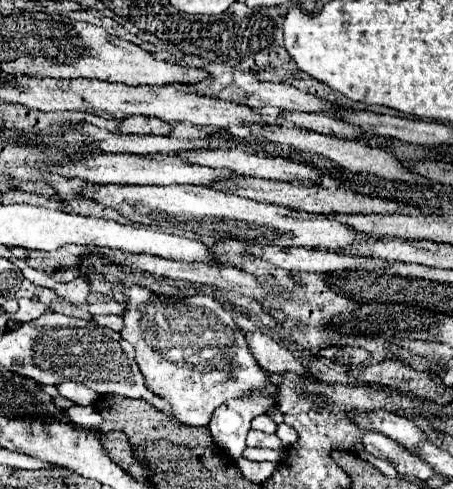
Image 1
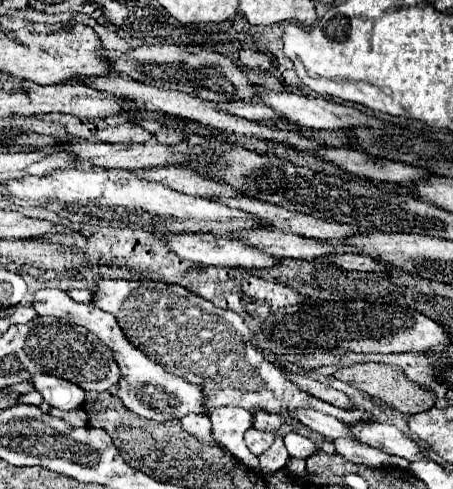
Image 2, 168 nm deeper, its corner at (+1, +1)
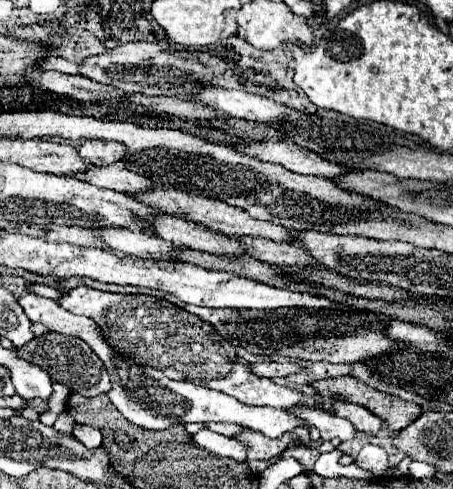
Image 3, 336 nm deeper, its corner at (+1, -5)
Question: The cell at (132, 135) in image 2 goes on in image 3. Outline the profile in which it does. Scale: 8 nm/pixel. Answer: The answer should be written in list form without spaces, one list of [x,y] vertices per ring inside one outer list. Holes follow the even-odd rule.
[[[84,141],[78,149],[78,155],[94,165],[112,165],[122,159],[126,151],[122,151],[122,143],[102,143],[96,141]]]

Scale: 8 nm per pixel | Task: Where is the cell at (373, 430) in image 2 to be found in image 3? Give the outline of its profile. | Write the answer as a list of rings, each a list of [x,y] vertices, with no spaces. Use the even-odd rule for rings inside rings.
[[[292,407],[288,413],[316,427],[322,441],[350,441],[356,437],[354,425],[338,417],[336,413],[324,413],[318,407]]]

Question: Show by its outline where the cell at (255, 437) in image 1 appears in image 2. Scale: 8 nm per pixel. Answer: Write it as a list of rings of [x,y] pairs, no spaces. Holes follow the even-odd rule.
[[[248,429],[246,435],[244,435],[244,439],[246,439],[248,449],[250,449],[256,457],[260,457],[260,455],[272,445],[272,441],[274,441],[272,433],[264,433],[264,431],[258,431],[258,429]]]

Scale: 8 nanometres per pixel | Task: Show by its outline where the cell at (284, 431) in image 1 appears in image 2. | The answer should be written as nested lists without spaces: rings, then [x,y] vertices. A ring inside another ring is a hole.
[[[288,431],[284,435],[284,443],[286,443],[288,453],[292,457],[300,457],[300,459],[308,459],[314,451],[318,451],[316,445],[308,437],[304,437],[304,435],[296,433],[296,431]]]

